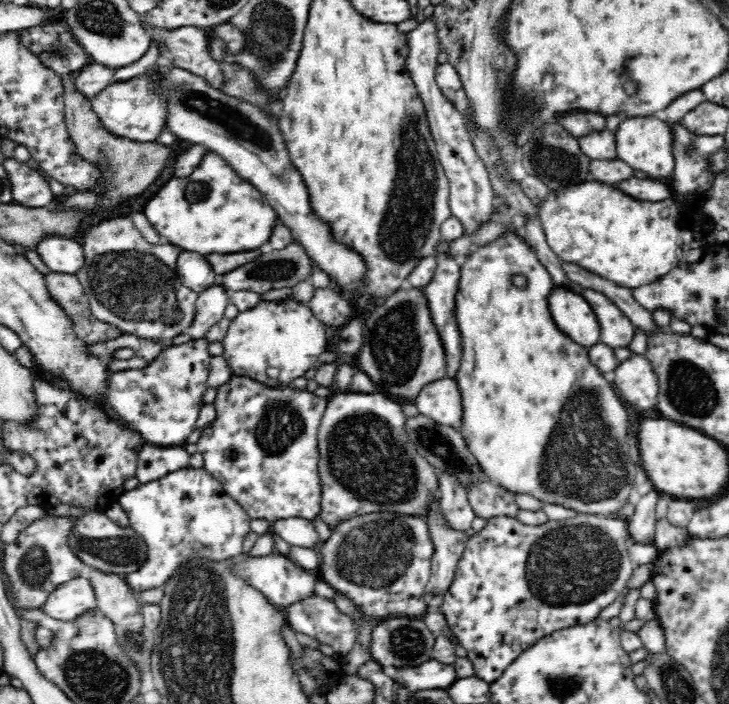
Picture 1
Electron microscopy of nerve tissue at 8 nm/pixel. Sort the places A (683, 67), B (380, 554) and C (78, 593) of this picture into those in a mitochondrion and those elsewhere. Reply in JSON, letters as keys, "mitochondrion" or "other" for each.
{"A":"other","B":"mitochondrion","C":"other"}

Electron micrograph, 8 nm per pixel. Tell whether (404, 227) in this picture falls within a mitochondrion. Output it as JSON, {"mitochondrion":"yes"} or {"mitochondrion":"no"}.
{"mitochondrion":"yes"}

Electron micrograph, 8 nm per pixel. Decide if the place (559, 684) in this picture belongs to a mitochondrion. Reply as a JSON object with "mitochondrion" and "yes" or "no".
{"mitochondrion":"yes"}

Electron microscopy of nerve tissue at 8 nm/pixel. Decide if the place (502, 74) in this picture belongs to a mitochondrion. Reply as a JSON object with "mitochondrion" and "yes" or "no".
{"mitochondrion":"yes"}

